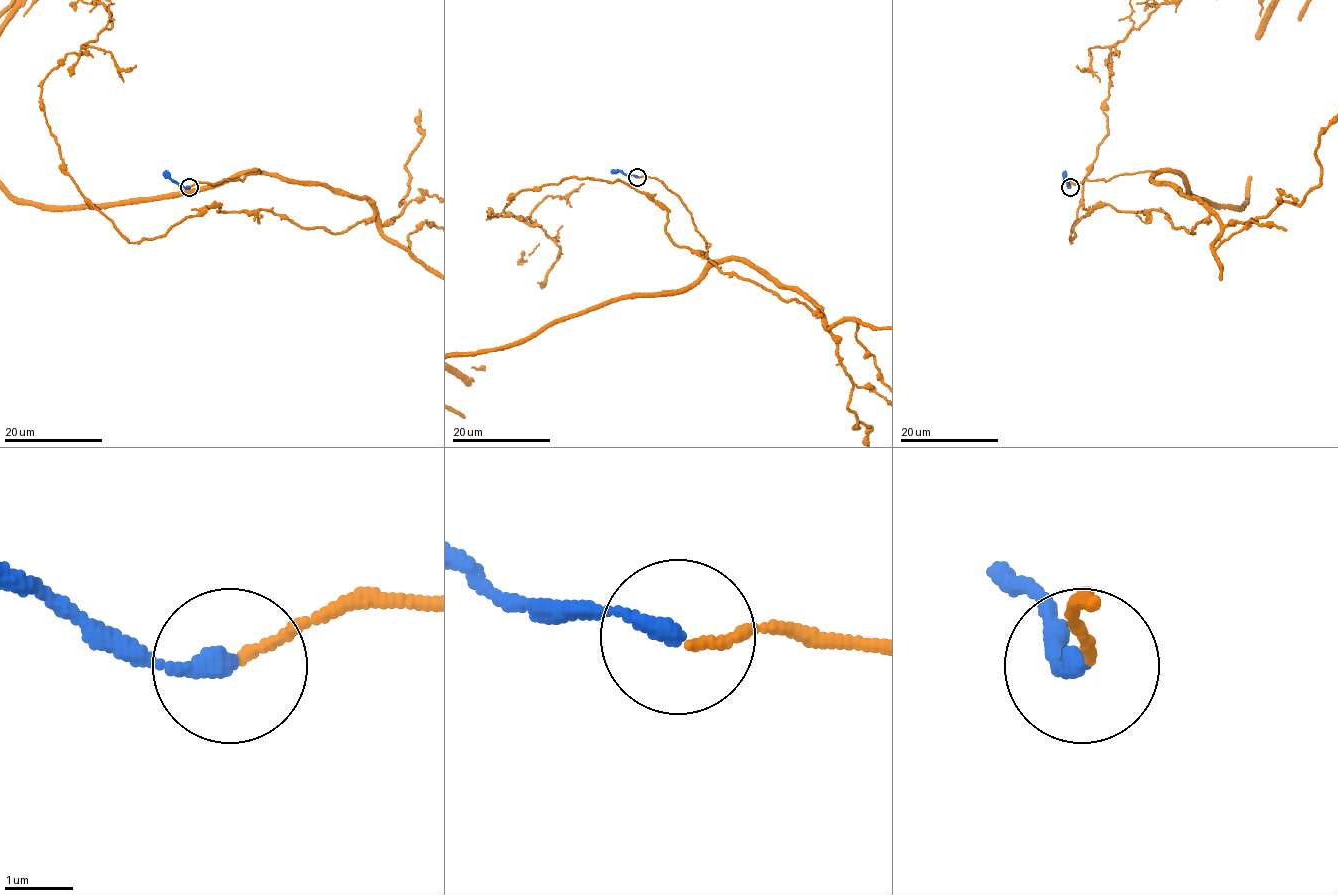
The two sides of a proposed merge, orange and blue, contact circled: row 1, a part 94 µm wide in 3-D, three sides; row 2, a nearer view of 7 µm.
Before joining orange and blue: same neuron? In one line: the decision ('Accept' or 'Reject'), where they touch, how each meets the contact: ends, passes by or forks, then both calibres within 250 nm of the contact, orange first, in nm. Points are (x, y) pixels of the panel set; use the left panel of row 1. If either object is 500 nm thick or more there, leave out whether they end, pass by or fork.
Accept. Place: (189, 187). At the ring orange ends. At the ring blue ends. Thickness 130 nm (orange) against 280 nm

